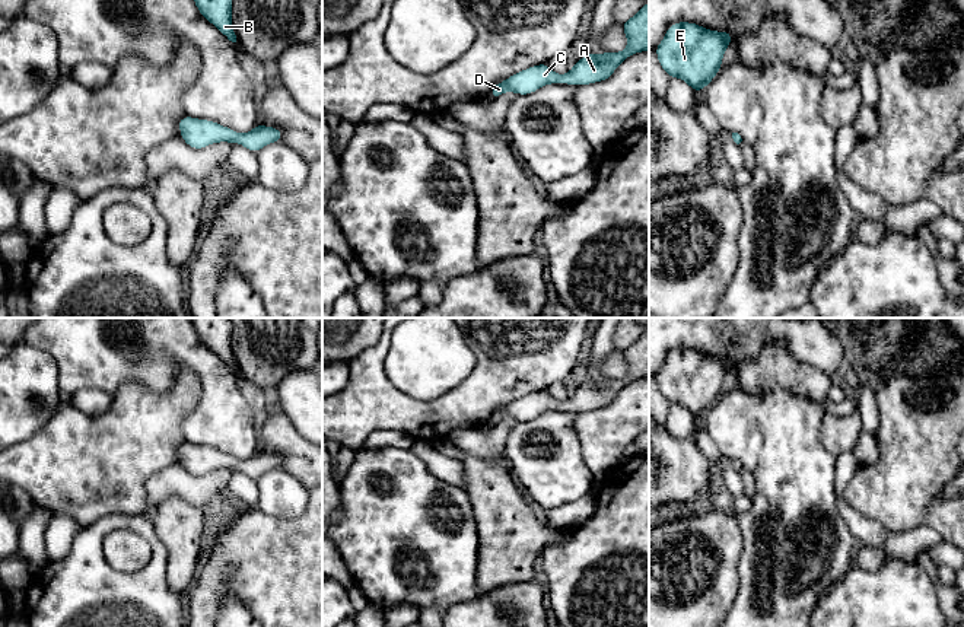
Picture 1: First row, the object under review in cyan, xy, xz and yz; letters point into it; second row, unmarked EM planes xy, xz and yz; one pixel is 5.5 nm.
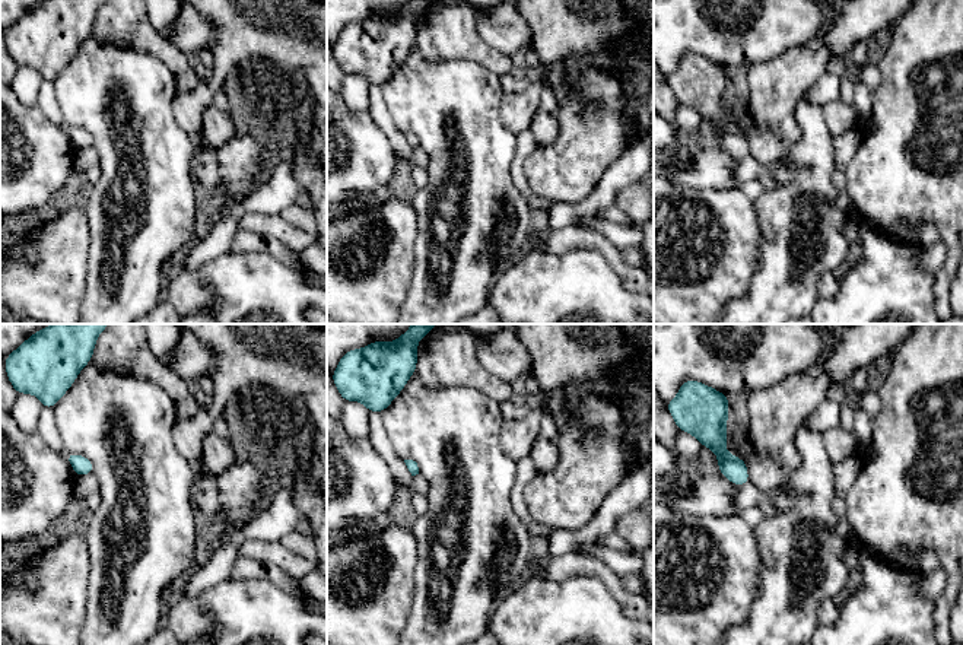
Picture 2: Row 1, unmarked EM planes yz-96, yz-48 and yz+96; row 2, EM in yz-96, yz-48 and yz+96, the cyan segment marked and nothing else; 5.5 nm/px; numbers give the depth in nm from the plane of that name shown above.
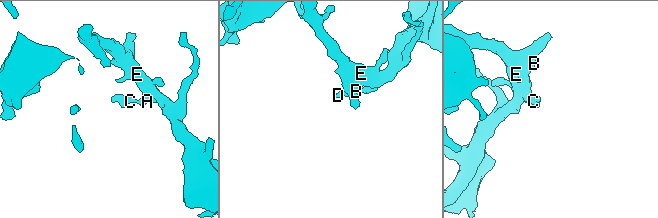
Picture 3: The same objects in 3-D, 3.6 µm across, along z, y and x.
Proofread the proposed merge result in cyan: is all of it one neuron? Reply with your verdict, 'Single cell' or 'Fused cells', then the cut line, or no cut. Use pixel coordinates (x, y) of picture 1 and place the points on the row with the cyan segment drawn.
Single cell. No split

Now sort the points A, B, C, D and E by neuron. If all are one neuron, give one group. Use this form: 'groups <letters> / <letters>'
groups A B C D E

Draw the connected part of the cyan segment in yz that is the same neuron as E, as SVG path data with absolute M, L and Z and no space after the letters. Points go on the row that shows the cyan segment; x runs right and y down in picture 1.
M675 22L655 48L658 61L669 77L678 77L696 92L703 90L722 67L732 35L710 31L691 22Z

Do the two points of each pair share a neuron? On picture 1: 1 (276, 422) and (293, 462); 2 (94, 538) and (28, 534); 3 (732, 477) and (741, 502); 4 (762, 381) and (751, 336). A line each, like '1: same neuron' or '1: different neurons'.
1: same neuron
2: different neurons
3: different neurons
4: different neurons

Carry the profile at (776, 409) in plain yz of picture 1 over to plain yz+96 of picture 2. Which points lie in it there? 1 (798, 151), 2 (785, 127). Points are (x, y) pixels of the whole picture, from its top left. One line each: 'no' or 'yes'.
1: yes
2: no

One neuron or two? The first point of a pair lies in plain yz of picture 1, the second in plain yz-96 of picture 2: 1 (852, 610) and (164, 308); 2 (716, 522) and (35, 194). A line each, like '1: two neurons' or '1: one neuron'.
1: two neurons
2: two neurons

